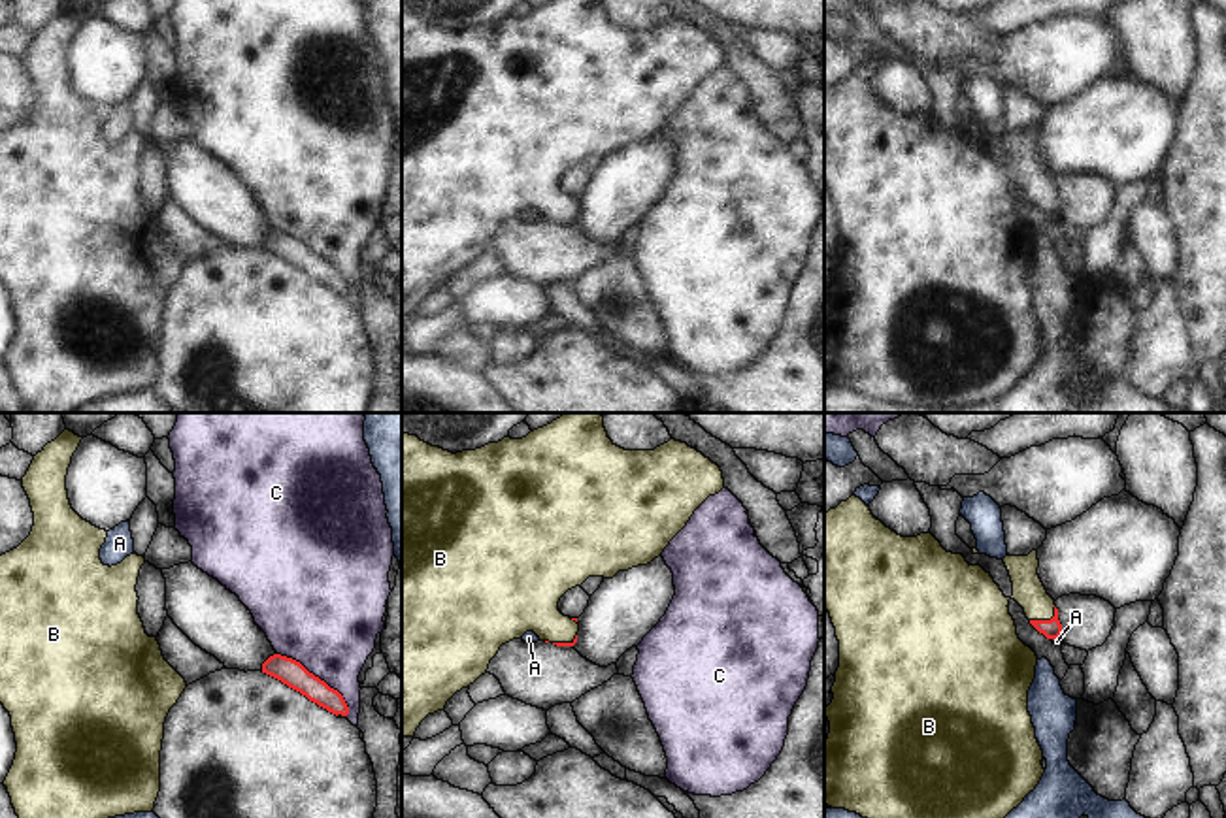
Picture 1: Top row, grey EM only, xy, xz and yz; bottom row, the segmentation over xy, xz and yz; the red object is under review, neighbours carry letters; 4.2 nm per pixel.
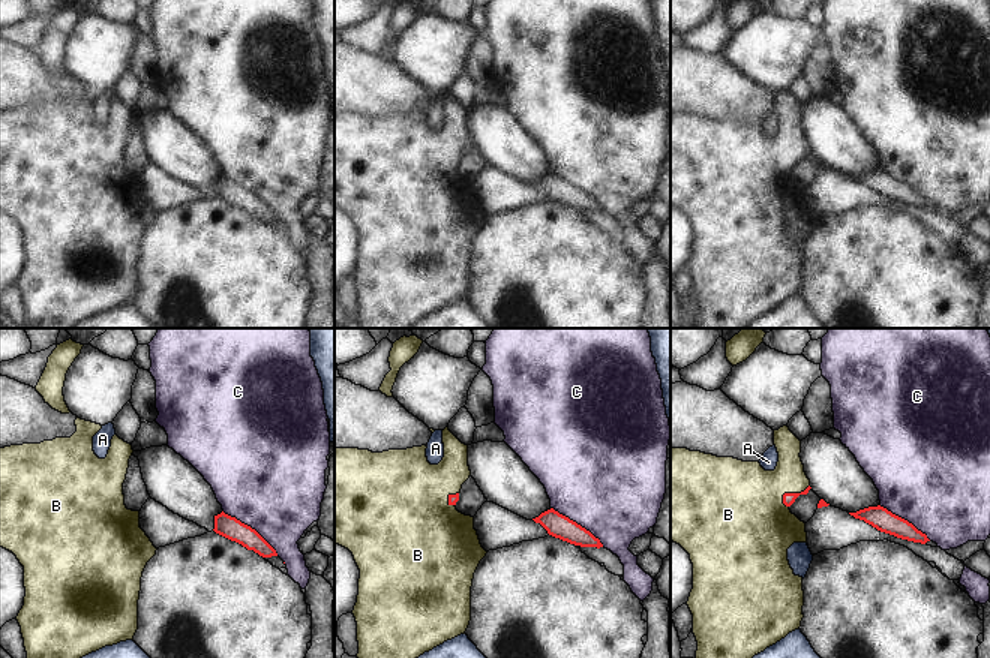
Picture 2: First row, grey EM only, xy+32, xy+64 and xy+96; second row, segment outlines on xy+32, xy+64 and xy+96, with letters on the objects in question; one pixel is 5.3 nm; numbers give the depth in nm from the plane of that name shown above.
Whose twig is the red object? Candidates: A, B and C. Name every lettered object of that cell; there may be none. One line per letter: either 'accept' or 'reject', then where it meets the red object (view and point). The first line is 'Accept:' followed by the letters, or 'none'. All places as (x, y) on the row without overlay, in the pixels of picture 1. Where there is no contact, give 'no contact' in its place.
Accept: B
A: reject; meets red in yz at (1055, 215)
B: accept; meets red in yz at (1045, 198)
C: reject; meets red in xy at (317, 255)

